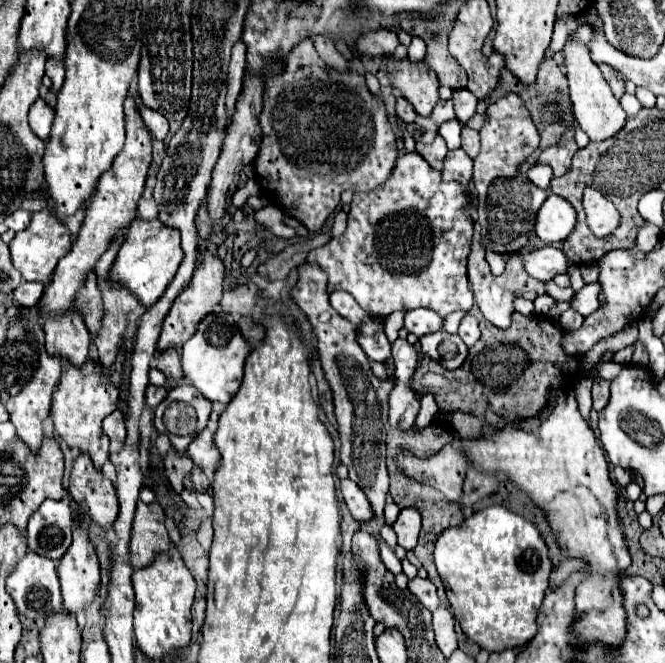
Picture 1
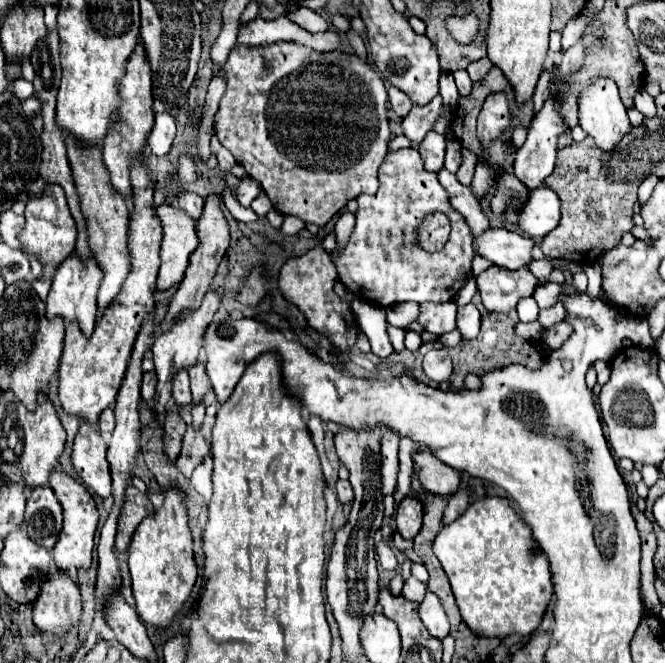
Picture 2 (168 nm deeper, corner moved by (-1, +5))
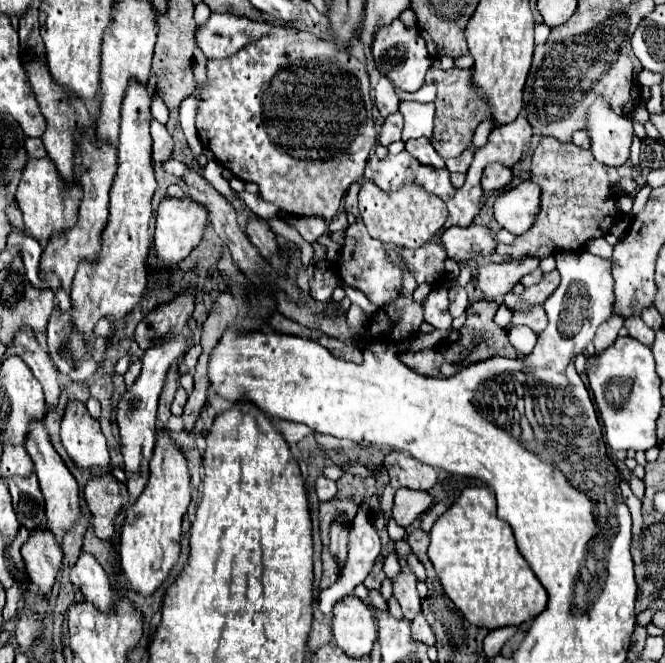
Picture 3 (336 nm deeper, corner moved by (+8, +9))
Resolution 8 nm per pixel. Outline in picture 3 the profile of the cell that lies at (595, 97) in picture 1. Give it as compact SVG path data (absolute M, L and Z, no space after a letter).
M597 98L587 112L587 132L591 136L593 156L607 166L621 166L629 160L633 142L633 124L615 114L603 98Z

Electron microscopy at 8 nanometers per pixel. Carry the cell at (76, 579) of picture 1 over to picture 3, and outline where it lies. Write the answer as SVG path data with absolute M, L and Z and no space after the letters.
M33 422L29 424L29 432L25 436L25 450L29 452L29 456L33 458L35 464L35 474L39 478L39 486L41 492L45 496L45 514L47 514L47 528L59 536L59 532L67 532L73 522L81 516L81 508L79 508L79 486L73 478L73 474L67 470L65 462L61 460L61 456L55 452L49 434L43 426L43 422Z

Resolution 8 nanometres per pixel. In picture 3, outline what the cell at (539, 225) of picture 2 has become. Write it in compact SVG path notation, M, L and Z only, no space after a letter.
M531 180L521 182L517 188L511 188L507 194L501 194L495 200L495 220L501 228L519 236L527 232L539 212L541 188Z

